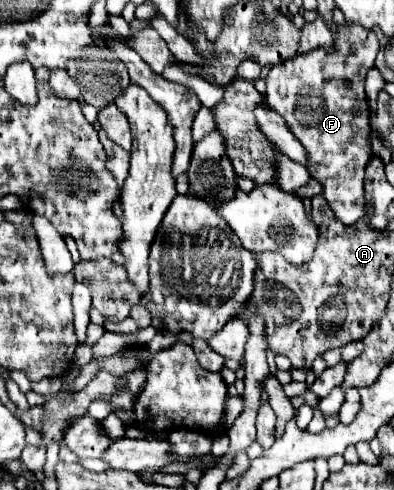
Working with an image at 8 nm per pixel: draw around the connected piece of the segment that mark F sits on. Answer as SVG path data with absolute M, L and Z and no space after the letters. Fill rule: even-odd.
M358 24L340 25L333 48L334 52L316 48L306 54L296 54L292 60L284 60L284 64L272 66L266 76L264 94L268 106L272 106L288 122L294 136L302 140L302 146L308 152L310 176L324 186L322 196L336 218L350 226L364 218L364 168L372 158L364 78L368 68L374 66L378 38L374 32Z

